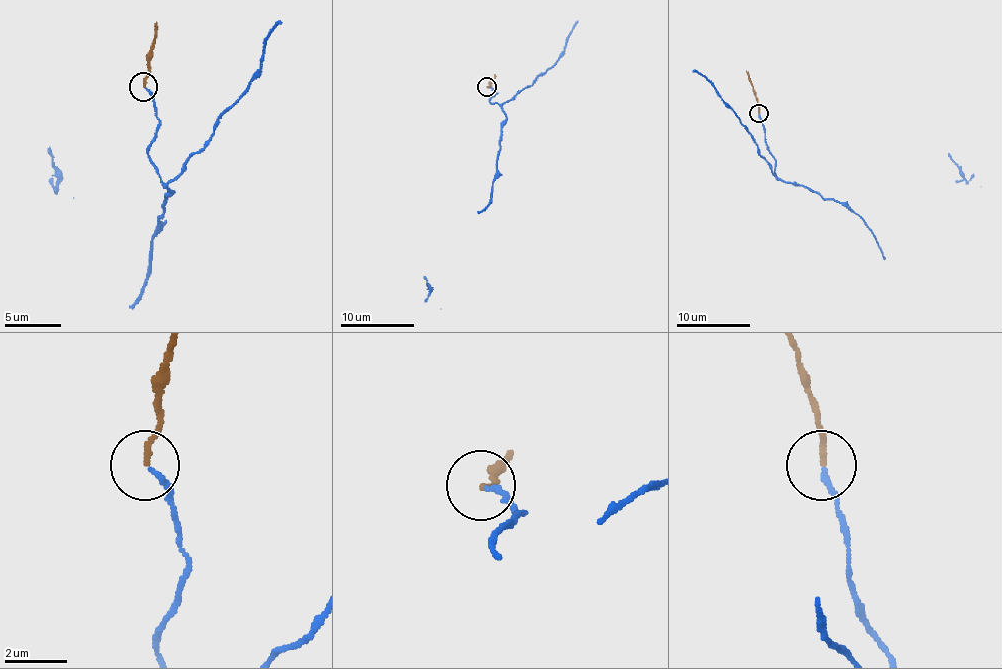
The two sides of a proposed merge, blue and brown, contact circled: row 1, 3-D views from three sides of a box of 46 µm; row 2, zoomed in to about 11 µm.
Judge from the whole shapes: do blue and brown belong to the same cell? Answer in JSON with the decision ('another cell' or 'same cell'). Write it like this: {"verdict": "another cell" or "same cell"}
{"verdict": "another cell"}

